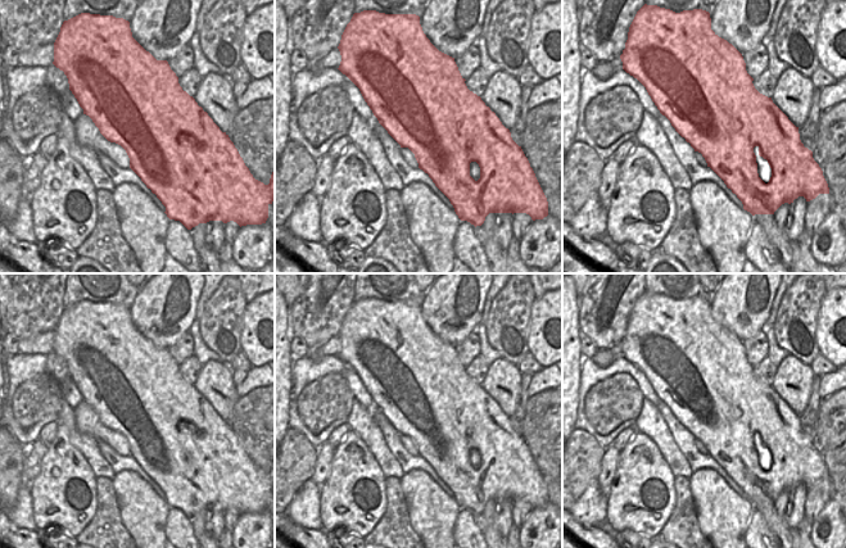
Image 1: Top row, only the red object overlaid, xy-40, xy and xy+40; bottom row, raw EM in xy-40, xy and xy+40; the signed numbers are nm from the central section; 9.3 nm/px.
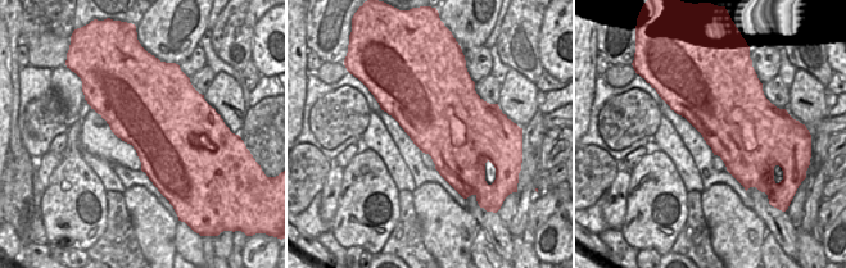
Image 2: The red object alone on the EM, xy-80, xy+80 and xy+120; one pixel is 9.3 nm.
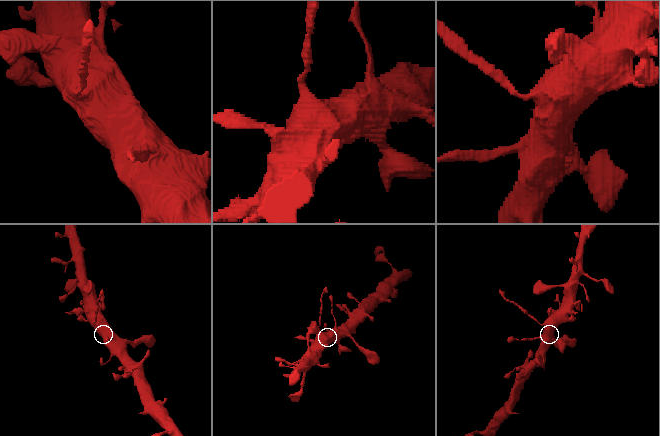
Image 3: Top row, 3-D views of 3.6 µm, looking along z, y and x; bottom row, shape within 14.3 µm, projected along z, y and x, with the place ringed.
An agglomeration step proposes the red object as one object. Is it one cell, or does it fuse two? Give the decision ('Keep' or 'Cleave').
Cleave

